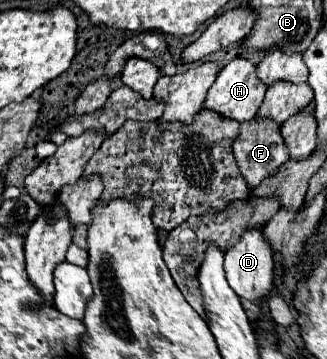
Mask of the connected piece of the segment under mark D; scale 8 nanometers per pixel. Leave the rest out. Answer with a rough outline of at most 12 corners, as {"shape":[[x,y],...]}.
{"shape":[[260,229],[224,255],[234,293],[260,307],[272,291],[272,249]]}

